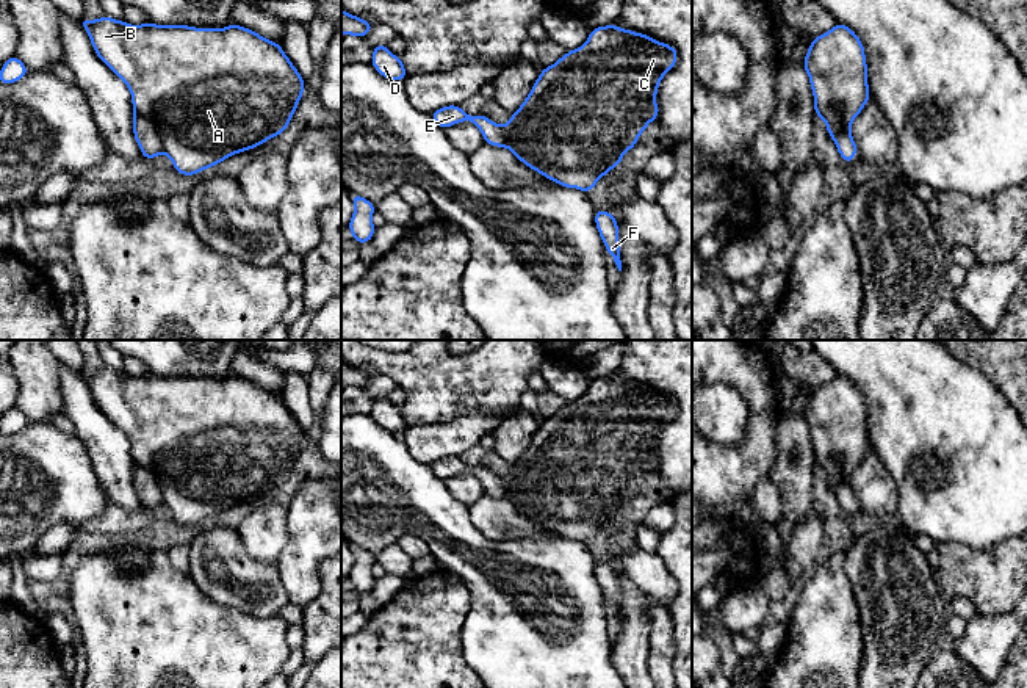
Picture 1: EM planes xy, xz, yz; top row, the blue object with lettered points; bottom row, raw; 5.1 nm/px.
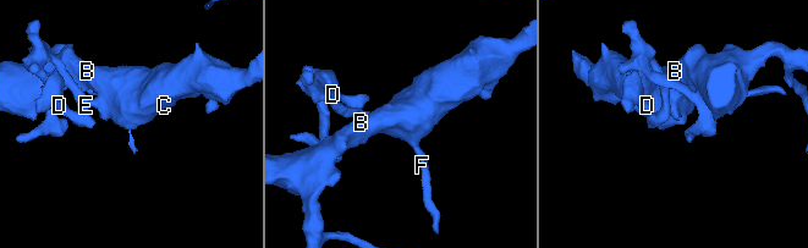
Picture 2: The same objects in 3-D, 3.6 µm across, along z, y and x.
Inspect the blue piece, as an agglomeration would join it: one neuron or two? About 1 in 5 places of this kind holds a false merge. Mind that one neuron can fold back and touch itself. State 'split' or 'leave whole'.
leave whole

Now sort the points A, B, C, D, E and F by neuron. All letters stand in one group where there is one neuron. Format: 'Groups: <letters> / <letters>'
Groups: A B C D E F

